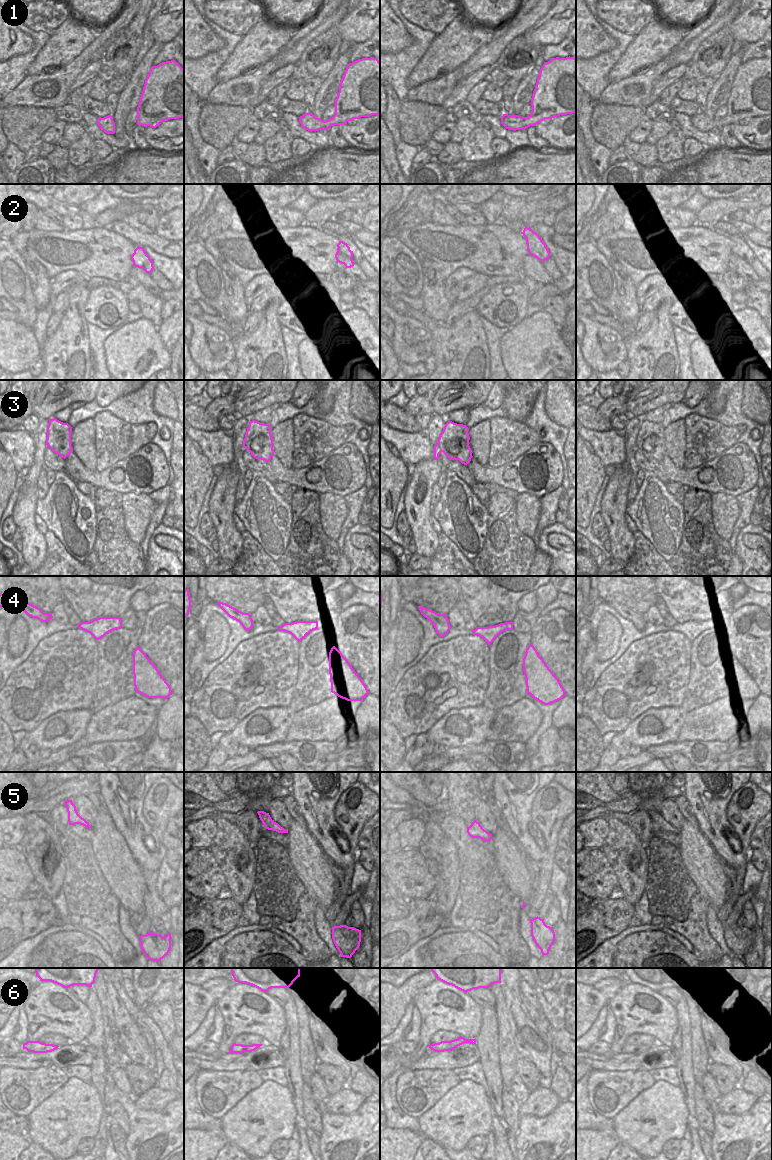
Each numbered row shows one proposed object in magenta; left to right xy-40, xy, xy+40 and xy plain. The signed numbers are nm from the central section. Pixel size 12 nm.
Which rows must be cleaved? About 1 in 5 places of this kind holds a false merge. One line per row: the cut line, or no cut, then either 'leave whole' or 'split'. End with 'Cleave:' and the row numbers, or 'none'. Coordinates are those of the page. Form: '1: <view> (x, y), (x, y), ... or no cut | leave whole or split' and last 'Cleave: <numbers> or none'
1: no cut | leave whole
2: no cut | leave whole
3: no cut | leave whole
4: xy (239, 611), (233, 618) | split
5: no cut | leave whole
6: no cut | leave whole
Cleave: 4

